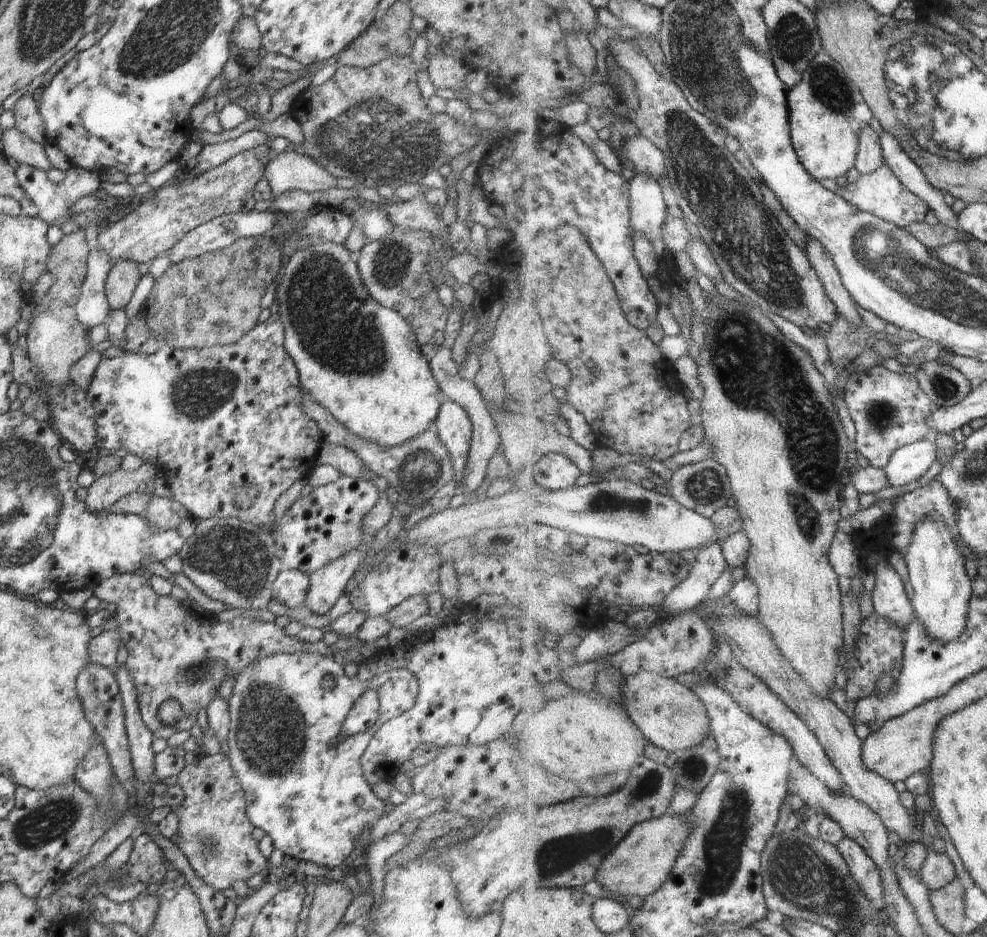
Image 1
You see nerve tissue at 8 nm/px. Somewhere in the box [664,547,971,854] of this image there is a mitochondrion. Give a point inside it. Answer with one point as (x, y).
(693, 769)

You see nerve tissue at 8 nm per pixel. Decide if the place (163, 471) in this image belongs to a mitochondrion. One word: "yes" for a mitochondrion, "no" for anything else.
no

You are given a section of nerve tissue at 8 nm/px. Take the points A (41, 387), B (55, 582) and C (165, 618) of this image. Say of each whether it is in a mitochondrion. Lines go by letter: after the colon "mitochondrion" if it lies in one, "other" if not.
A: other
B: other
C: other

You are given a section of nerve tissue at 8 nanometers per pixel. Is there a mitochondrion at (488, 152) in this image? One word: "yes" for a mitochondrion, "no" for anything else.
no

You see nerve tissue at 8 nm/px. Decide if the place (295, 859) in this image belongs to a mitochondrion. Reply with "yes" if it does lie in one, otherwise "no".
no

